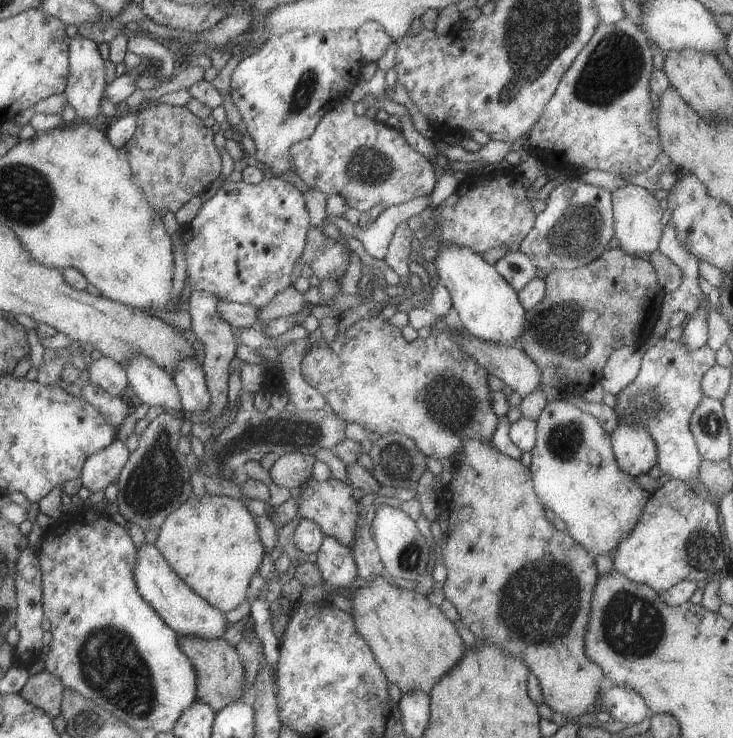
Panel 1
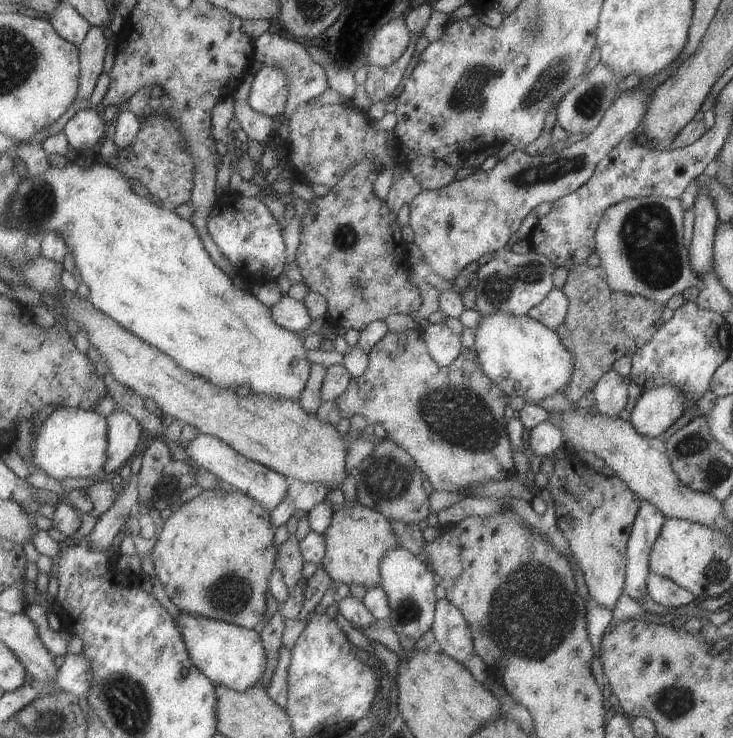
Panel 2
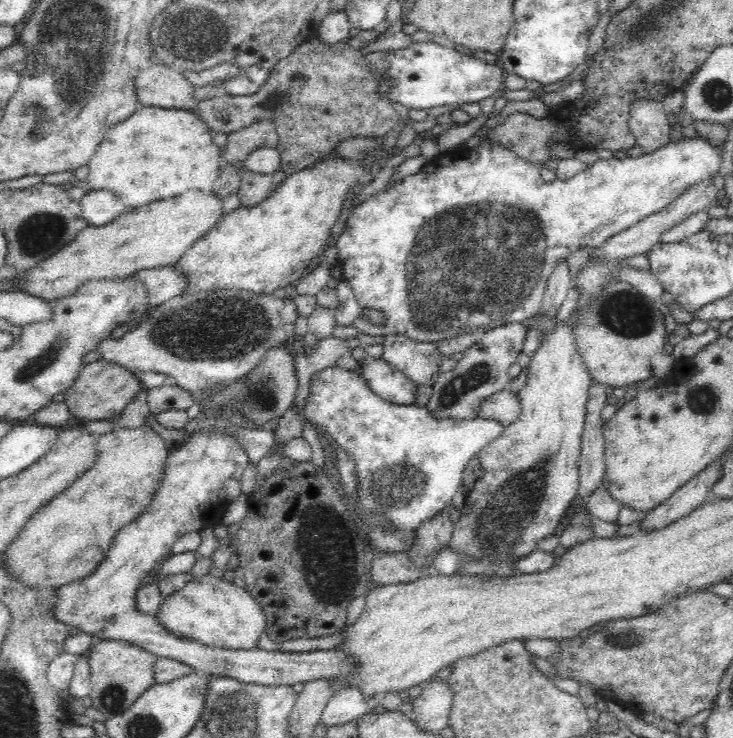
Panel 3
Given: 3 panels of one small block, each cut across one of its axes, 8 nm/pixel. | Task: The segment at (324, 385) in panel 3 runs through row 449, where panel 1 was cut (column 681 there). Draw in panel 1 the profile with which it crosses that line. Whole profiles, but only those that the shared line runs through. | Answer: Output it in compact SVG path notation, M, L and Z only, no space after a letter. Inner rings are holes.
M664 337L645 351L638 376L616 394L614 409L619 420L644 426L656 443L657 463L663 474L689 485L699 478L703 462L696 439L690 432L690 418L705 396L702 377L716 364L716 352L707 344L698 350L688 350L680 341Z

